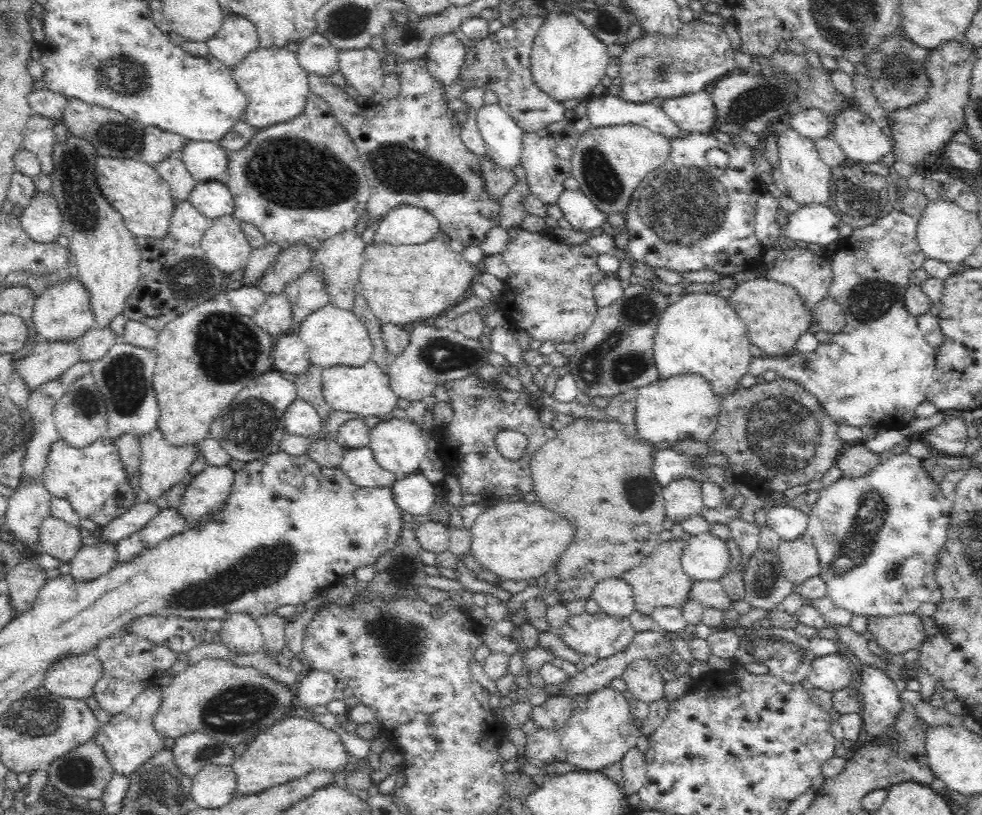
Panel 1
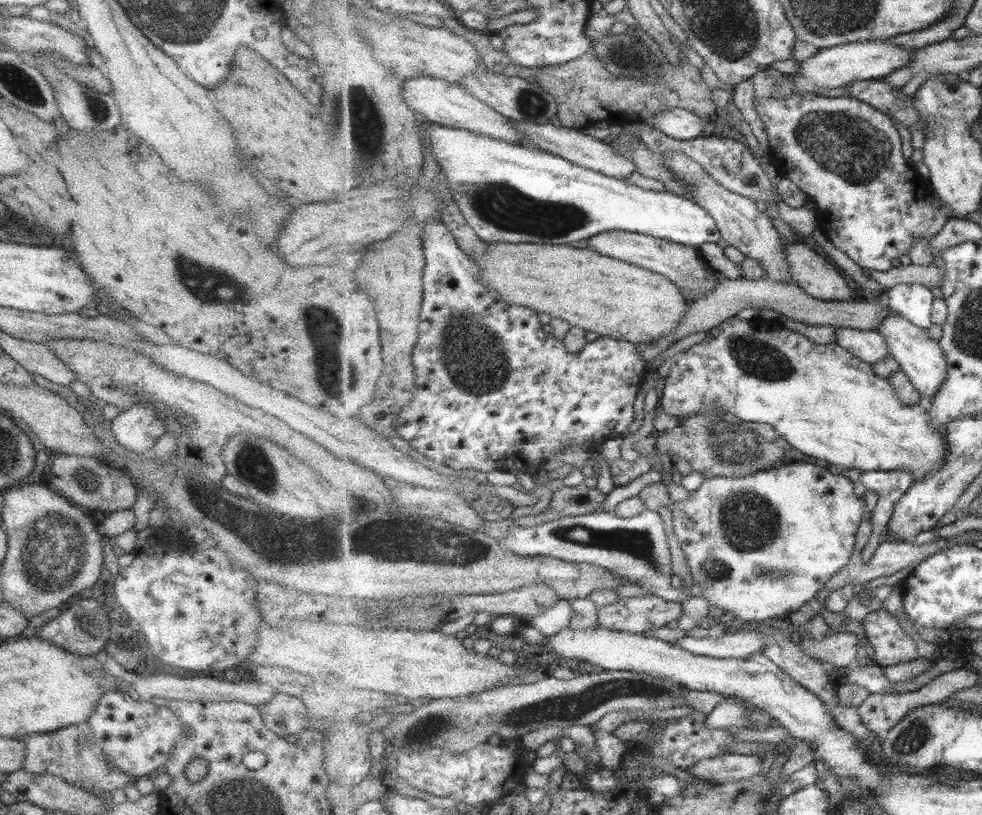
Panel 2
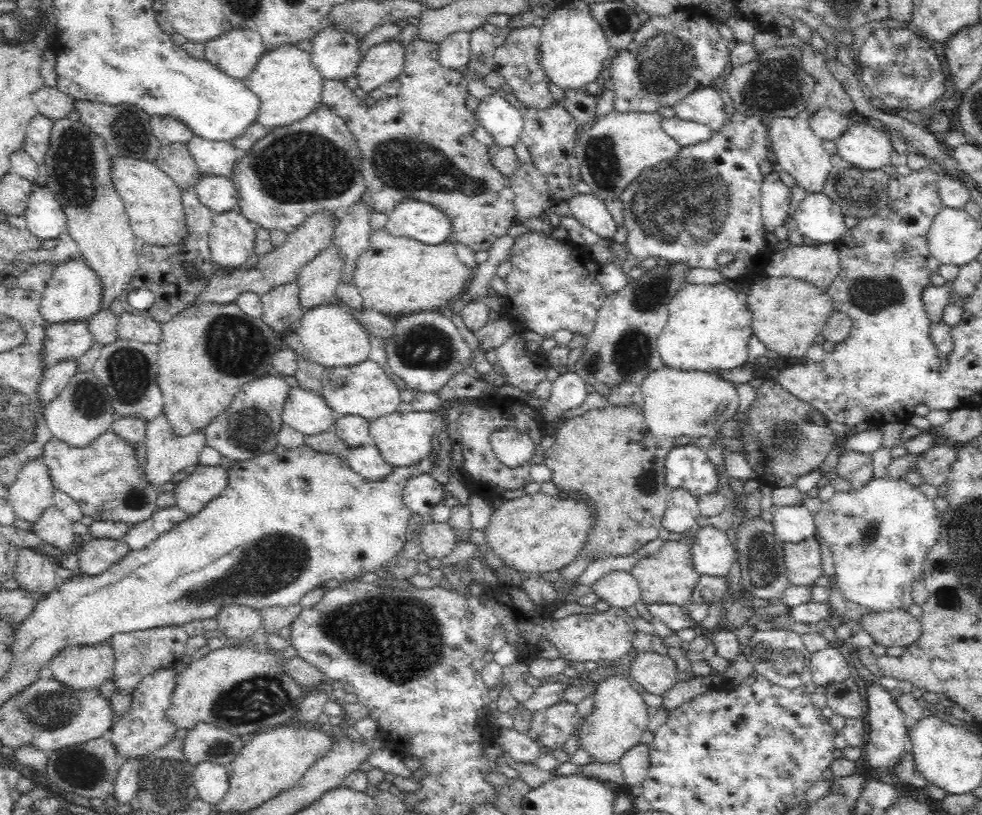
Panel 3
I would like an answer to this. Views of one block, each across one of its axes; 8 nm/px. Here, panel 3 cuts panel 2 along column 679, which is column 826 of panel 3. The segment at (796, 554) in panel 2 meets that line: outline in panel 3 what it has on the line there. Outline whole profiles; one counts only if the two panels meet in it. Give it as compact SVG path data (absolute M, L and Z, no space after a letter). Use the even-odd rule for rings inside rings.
M886 475L883 478L872 478L865 485L859 489L851 488L847 491L835 491L832 498L823 502L822 508L813 515L813 521L816 524L815 535L818 538L824 539L828 549L833 554L833 564L835 566L835 578L837 578L836 586L841 591L843 598L848 601L852 601L864 609L865 611L886 611L894 610L896 608L909 610L912 600L912 582L914 580L922 579L923 562L926 558L928 551L932 549L938 543L939 535L941 534L941 527L943 522L943 515L940 513L933 504L933 501L926 499L926 496L922 494L918 486L911 485L905 480L906 476L895 479L890 475Z

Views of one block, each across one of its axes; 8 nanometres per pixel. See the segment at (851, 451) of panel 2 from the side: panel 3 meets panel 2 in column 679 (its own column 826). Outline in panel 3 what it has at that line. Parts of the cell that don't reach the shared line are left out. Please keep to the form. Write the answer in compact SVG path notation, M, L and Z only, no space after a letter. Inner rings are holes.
M933 162L919 172L911 171L908 176L888 174L888 198L885 203L868 218L858 219L854 227L846 230L834 242L841 269L827 287L827 293L831 294L835 310L851 318L850 334L833 351L825 353L823 363L803 360L793 365L783 365L776 379L780 387L814 407L828 422L848 427L862 422L880 425L906 423L915 415L915 406L924 403L924 397L937 382L941 358L931 339L932 322L924 306L923 290L931 284L930 276L939 272L941 265L927 249L927 234L933 218L945 207L939 182L948 175L943 167L935 167Z

